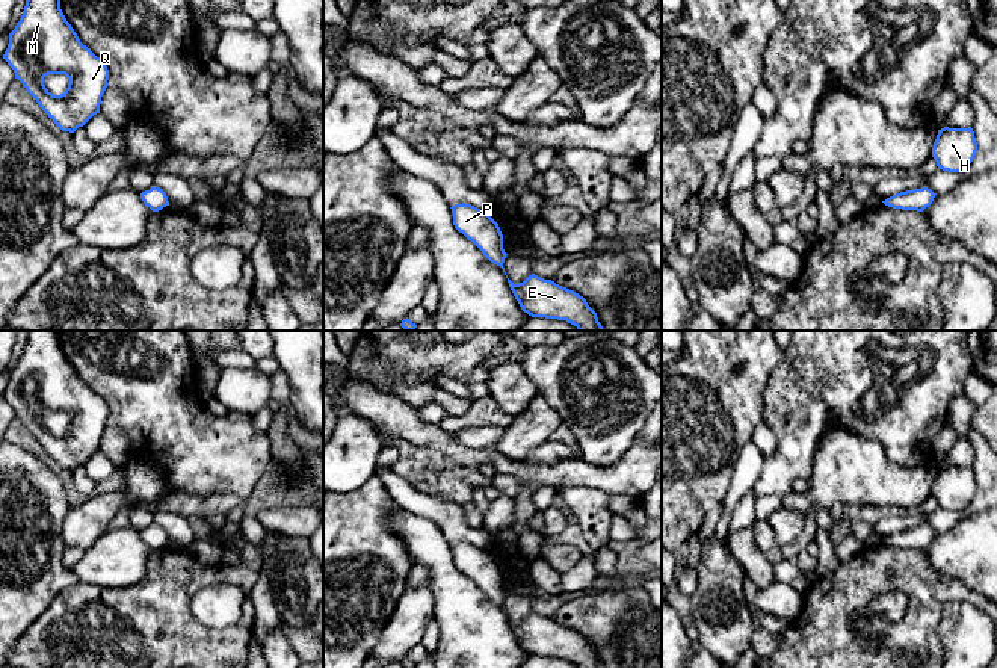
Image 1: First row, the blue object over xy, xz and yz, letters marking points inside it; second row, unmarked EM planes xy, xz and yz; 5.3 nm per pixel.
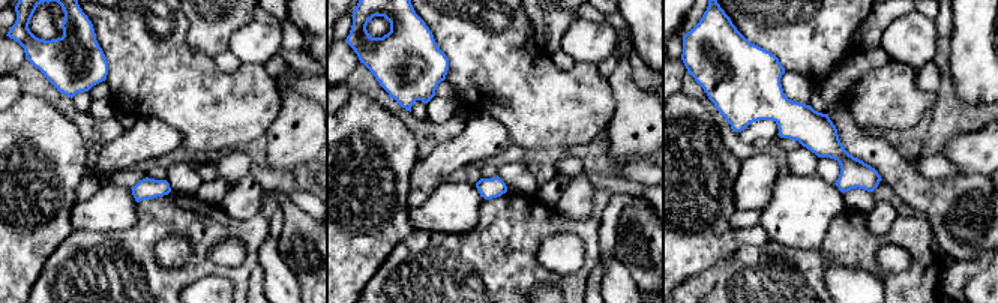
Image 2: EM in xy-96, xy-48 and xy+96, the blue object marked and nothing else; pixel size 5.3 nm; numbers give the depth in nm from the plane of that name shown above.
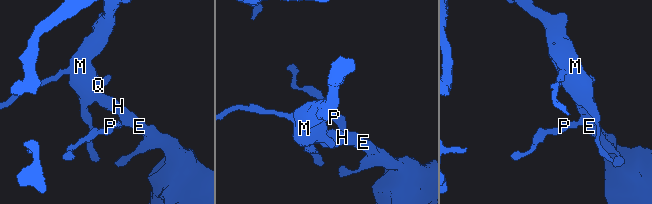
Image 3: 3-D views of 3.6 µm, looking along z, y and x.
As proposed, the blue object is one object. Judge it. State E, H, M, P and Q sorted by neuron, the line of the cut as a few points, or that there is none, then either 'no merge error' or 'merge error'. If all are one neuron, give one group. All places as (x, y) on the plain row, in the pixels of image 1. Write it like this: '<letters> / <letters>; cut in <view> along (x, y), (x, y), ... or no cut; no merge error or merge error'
E H M P Q; no cut; no merge error

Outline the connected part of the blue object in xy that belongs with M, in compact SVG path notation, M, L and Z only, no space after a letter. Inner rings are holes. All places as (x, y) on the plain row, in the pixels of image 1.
M29 331L26 345L15 367L9 372L9 382L3 397L14 408L26 429L39 446L62 469L74 472L94 453L100 452L101 435L107 426L109 408L91 387L83 384L60 348L60 331ZM48 413L65 413L68 426L53 434L44 423Z

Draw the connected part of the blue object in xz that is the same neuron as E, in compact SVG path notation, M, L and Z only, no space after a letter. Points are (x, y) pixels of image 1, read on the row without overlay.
M535 612L523 621L514 623L509 617L508 621L521 648L532 656L566 659L577 668L603 668L597 651L574 629Z

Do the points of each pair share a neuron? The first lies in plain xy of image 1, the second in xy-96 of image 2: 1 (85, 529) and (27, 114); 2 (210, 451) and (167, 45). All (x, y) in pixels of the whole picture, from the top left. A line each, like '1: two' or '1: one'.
1: two
2: one

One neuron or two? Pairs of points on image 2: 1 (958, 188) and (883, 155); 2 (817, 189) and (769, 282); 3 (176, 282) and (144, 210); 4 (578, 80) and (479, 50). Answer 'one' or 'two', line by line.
1: one
2: two
3: one
4: one

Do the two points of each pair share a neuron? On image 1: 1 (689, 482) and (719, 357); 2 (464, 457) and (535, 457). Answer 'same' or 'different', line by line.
1: same
2: different

